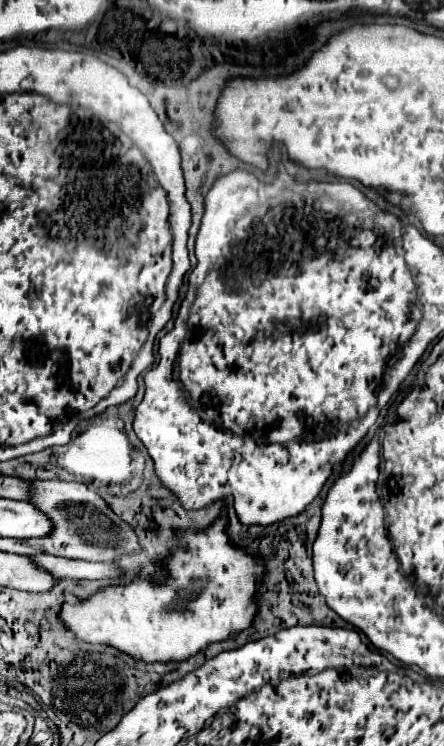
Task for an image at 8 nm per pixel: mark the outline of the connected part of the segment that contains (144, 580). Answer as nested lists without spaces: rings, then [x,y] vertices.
[[[222,507],[220,515],[206,529],[176,529],[176,537],[182,545],[168,551],[162,557],[162,571],[166,575],[164,581],[156,581],[152,575],[134,577],[126,585],[108,585],[98,589],[88,599],[78,599],[72,593],[64,593],[64,603],[60,609],[60,619],[64,627],[74,633],[78,641],[84,643],[100,643],[114,647],[136,661],[142,663],[180,663],[188,661],[210,643],[232,639],[244,629],[252,627],[254,617],[260,609],[260,587],[264,585],[264,561],[256,559],[230,541],[228,533],[228,513]]]

